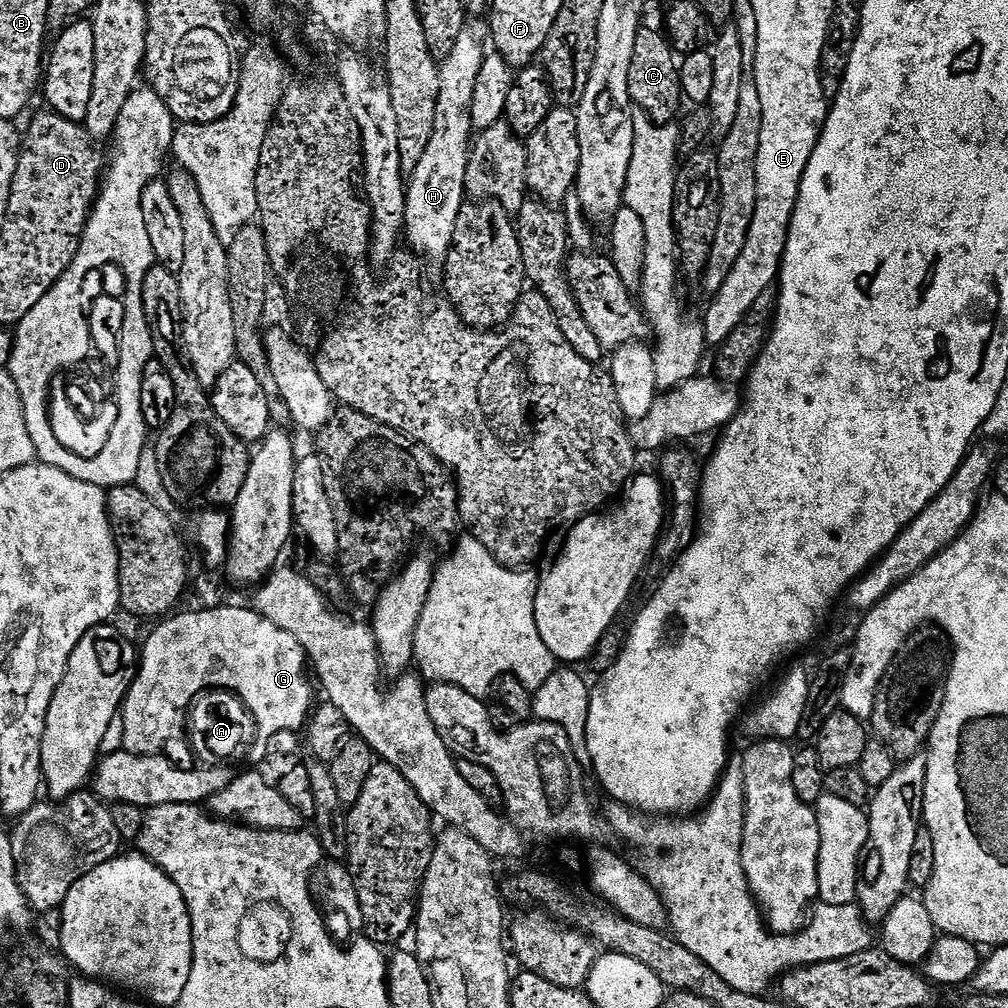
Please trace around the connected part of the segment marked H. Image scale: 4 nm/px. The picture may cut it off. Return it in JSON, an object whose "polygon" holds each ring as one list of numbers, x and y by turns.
{"polygon":[[480,22,465,23,462,34,458,34,458,42,454,42,454,50,440,64,440,93,438,114,434,114,434,135,430,137,430,146,426,146,426,154,422,154,422,162,418,162,418,170,410,173,406,184,406,240,412,243,409,244,411,251,438,262,443,261,452,248,455,223,466,201,466,166,474,140,474,84,478,82,478,70,482,70,486,45,490,40,489,29,482,25]]}

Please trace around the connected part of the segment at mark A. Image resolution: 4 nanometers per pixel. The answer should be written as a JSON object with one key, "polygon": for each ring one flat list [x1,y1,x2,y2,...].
{"polygon":[[211,690,203,692,187,713,186,736,199,763,208,768,220,768,249,755,256,740,256,723,237,693]]}

